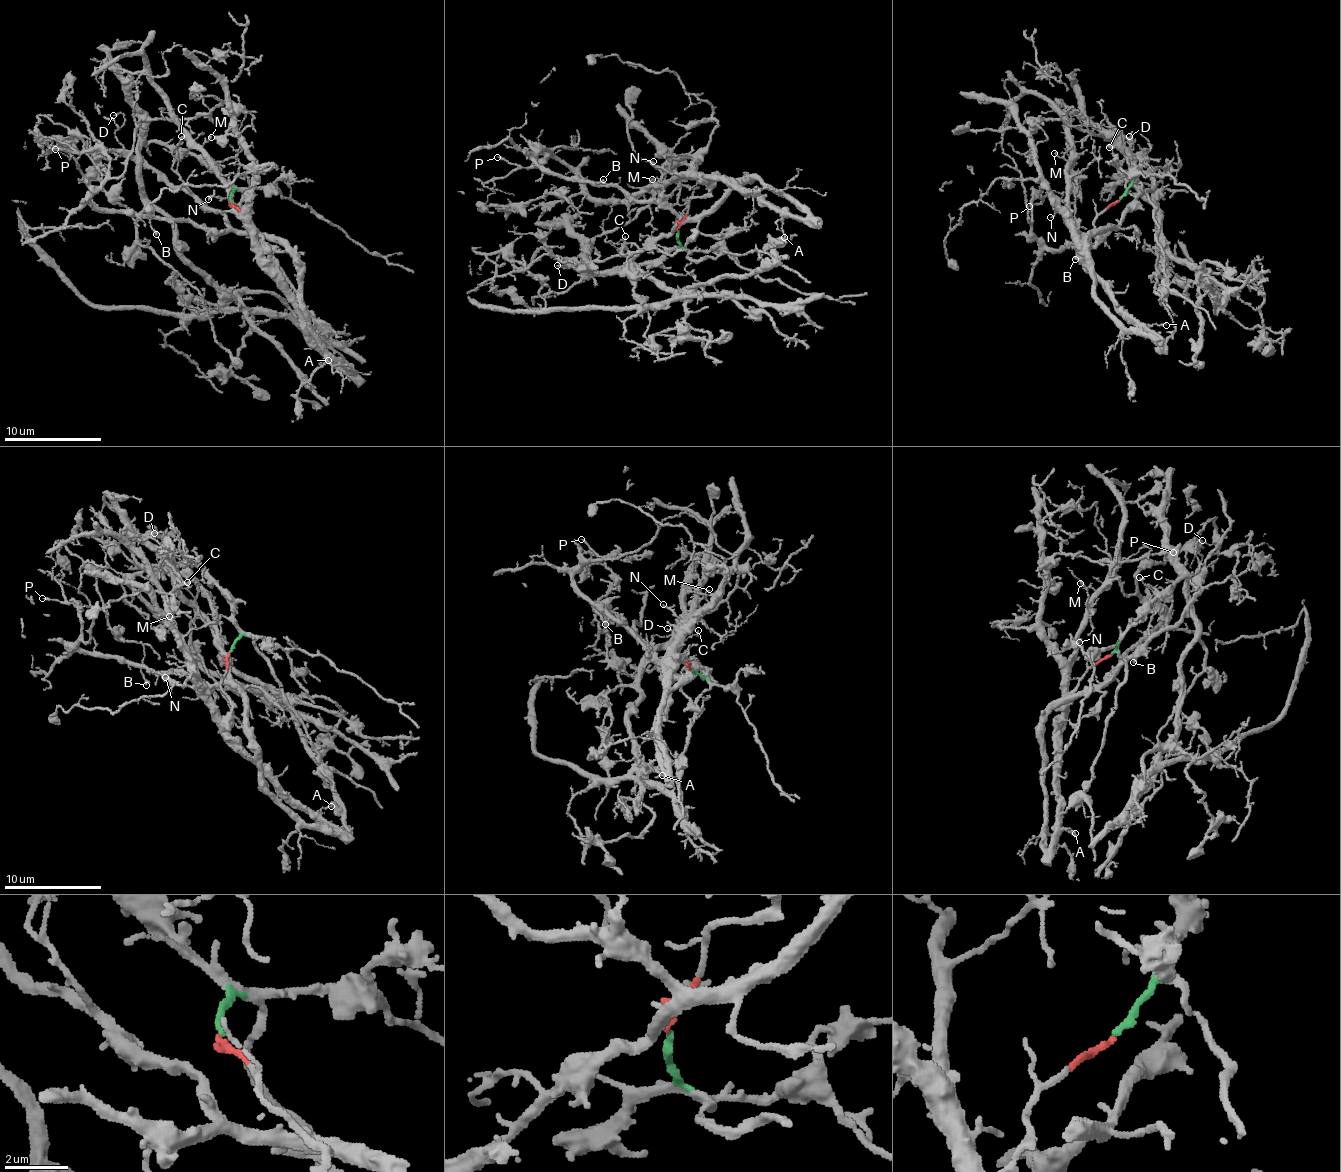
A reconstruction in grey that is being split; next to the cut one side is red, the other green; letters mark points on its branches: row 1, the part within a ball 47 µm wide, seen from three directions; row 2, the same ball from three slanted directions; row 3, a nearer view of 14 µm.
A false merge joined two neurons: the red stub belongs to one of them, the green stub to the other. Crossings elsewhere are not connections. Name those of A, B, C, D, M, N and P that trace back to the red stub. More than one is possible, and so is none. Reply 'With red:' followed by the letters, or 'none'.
With red: A, B, C, D, M, N, P

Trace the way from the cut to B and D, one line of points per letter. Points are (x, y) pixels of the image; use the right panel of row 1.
B: (1121, 200), (1093, 224), (1084, 271), (1144, 332), (1096, 297), (1088, 240), (1108, 224), (1079, 240), (1074, 259)
D: (1121, 200), (1093, 224), (1084, 271), (1144, 332), (1098, 301), (1088, 249), (1152, 188), (1128, 162), (1130, 137)

